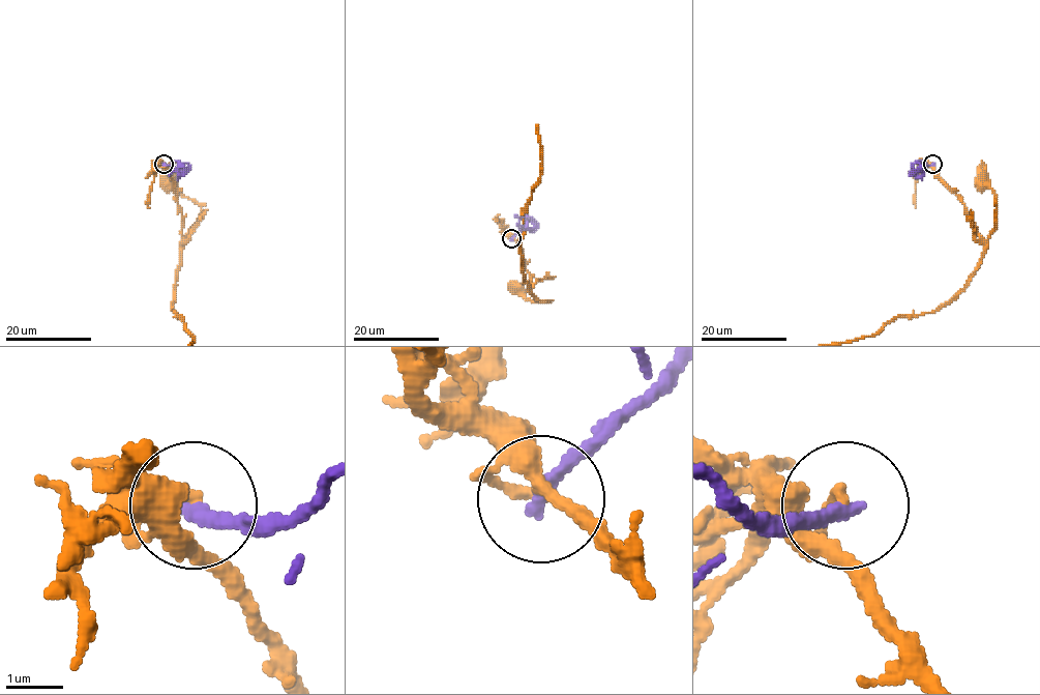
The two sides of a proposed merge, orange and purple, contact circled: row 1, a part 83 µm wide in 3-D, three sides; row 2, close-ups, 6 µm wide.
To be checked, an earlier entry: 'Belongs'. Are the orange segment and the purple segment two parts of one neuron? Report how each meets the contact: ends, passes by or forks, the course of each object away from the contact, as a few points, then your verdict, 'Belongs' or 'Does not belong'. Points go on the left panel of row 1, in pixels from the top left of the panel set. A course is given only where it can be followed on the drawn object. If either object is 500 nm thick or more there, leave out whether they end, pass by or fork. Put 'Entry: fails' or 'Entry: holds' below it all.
At the ring orange ends. At the ring purple ends. Course of orange: (164, 164), (160, 164), (173, 179), (183, 221), (182, 242), (202, 208), (168, 181). Course of purple: (164, 164), (185, 163), (188, 168), (178, 179). Does not belong
Entry: fails

